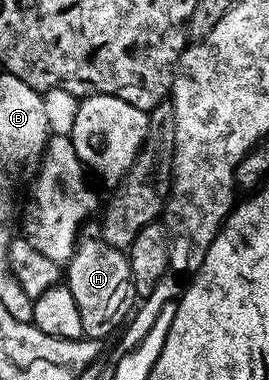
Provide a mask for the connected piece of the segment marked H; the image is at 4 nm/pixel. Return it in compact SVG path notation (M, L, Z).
M84 236L77 241L76 250L66 263L66 285L74 292L74 301L82 315L84 337L104 340L112 329L115 331L129 317L134 291L128 256L125 251L105 242L103 237Z

